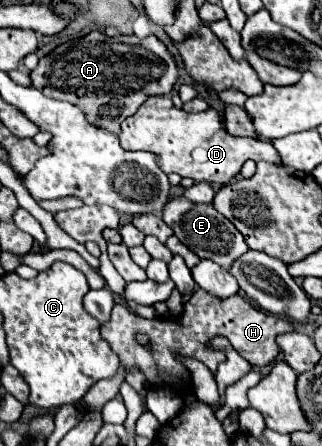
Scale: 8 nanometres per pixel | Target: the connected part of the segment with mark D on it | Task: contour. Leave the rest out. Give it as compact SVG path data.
M168 96L148 98L134 116L126 118L120 132L120 144L124 150L146 150L158 154L160 168L166 174L176 172L180 176L188 176L196 182L208 184L228 184L240 172L246 160L264 160L278 164L276 150L270 142L230 136L222 128L222 118L218 110L210 108L206 112L188 114L174 108Z

